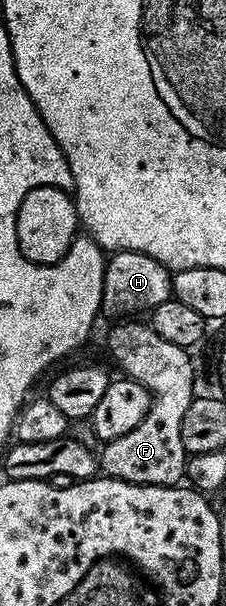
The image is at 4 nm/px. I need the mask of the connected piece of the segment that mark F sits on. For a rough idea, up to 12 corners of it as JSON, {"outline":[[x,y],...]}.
{"outline":[[120,320],[108,350],[152,403],[103,443],[109,478],[174,486],[185,477],[182,416],[192,358],[147,322]]}

